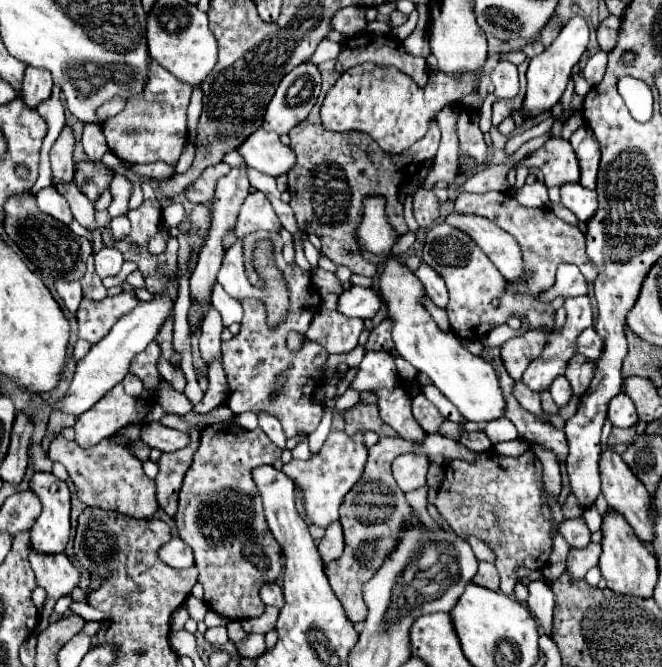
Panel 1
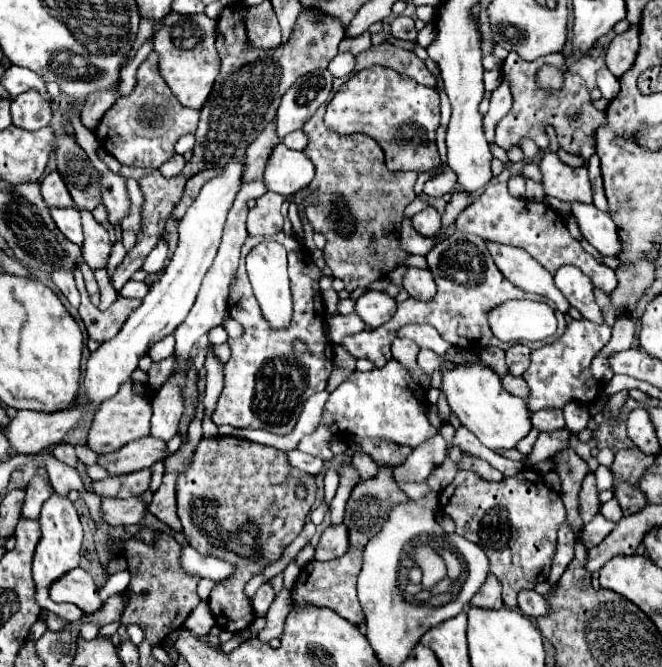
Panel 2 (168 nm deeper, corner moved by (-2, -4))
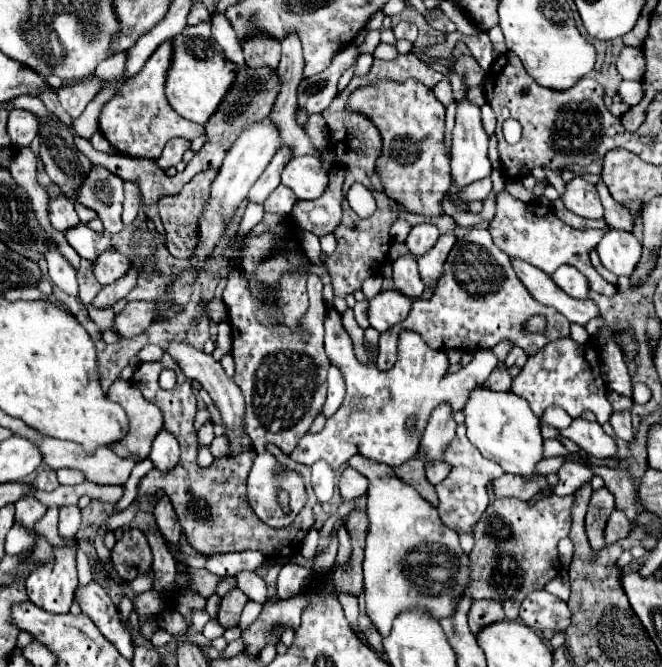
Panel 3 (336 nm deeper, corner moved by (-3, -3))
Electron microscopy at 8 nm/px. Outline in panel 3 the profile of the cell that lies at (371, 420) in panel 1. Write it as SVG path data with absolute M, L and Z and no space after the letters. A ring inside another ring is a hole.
M412 457L408 463L396 467L396 475L412 485L428 503L432 503L434 507L438 507L438 501L436 501L436 491L434 491L434 485L428 483L426 475L424 475L424 461L418 459L418 457Z

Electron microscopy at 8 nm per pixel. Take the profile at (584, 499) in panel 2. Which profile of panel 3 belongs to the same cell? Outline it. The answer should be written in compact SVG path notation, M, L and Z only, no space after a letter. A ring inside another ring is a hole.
M606 487L594 491L588 505L588 513L586 513L586 535L588 535L588 543L596 551L606 547L604 525L612 511L614 511L614 495Z

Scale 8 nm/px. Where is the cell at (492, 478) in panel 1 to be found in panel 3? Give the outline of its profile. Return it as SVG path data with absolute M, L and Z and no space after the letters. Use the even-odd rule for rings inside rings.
M550 495L540 499L536 505L528 507L528 503L520 501L520 499L496 499L492 501L492 505L488 505L486 513L482 515L482 519L474 525L472 533L474 533L474 549L468 555L470 559L470 585L468 591L472 595L472 599L494 599L500 601L506 613L506 619L518 619L518 609L524 601L524 597L536 589L544 589L544 585L548 581L552 581L561 570L561 562L559 561L558 541L562 537L568 535L570 525L572 525L572 515L570 515L570 507L572 507L574 495L568 497L558 497L558 495Z

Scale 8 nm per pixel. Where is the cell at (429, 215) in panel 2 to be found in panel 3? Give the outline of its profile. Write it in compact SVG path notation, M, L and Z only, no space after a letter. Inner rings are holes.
M430 223L416 225L416 227L412 227L412 231L406 239L406 245L412 255L422 257L424 253L428 253L428 249L432 249L432 245L436 245L436 237L440 237L440 233L434 225L430 225Z

